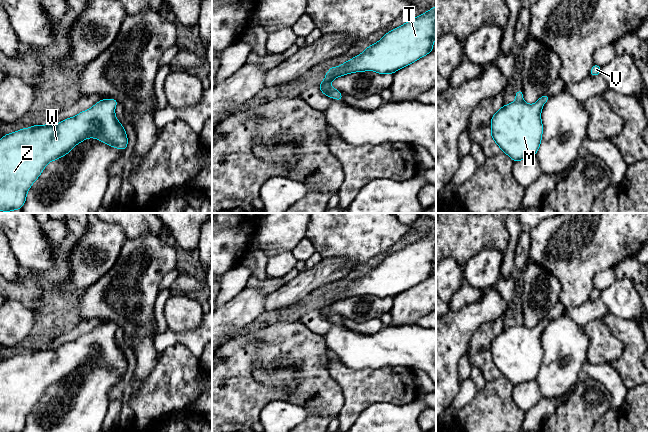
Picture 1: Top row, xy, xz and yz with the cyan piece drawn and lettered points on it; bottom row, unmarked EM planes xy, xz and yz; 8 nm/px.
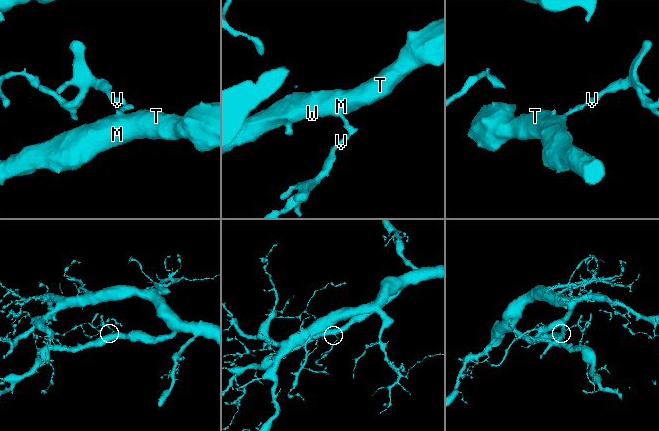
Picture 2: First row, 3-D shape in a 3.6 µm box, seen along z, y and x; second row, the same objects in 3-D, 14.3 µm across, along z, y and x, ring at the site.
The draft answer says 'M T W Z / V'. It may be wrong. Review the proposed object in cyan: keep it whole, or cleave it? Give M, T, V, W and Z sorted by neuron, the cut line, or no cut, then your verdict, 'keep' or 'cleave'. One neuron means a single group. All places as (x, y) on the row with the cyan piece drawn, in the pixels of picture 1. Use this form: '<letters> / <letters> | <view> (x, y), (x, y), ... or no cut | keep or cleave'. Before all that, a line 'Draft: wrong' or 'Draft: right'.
Draft: wrong
M T V W Z | no cut | keep

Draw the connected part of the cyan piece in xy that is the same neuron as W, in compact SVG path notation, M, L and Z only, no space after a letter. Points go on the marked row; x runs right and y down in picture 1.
M115 98L101 99L88 110L62 120L56 125L33 125L3 135L0 139L0 211L20 210L26 196L46 165L67 155L77 144L88 138L95 138L108 146L126 150L128 137L125 128L118 121Z

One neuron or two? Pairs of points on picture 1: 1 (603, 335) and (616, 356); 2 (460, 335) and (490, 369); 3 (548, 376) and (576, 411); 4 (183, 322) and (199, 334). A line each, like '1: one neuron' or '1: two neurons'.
1: one neuron
2: two neurons
3: two neurons
4: two neurons

